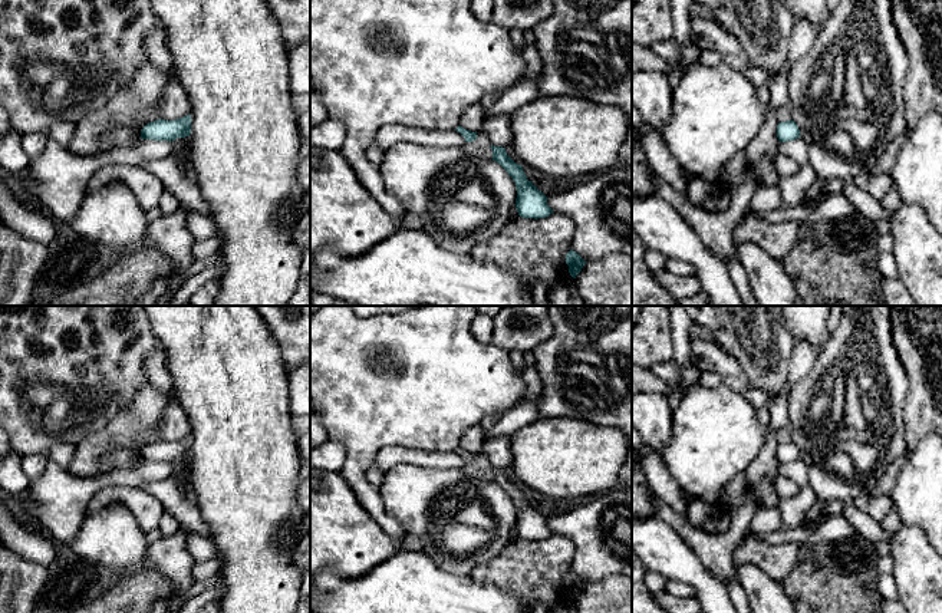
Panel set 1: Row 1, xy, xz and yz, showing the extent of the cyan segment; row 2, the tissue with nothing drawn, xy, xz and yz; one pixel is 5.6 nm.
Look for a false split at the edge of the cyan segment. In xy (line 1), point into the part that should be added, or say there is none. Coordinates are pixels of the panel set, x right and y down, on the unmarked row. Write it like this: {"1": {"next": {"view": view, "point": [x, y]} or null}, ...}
{"1": {"next": null}}

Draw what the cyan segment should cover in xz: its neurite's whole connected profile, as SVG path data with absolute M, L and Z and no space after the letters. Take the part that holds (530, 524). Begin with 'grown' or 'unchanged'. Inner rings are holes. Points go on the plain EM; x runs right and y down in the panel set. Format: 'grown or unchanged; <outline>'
unchanged; M491 467L491 471L493 482L498 484L516 504L516 530L518 537L537 541L553 535L553 531L547 527L547 518L527 501L523 488L507 477L505 469Z

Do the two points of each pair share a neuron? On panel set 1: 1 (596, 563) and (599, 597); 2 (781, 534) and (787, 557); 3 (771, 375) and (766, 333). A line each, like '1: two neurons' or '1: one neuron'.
1: two neurons
2: two neurons
3: one neuron

